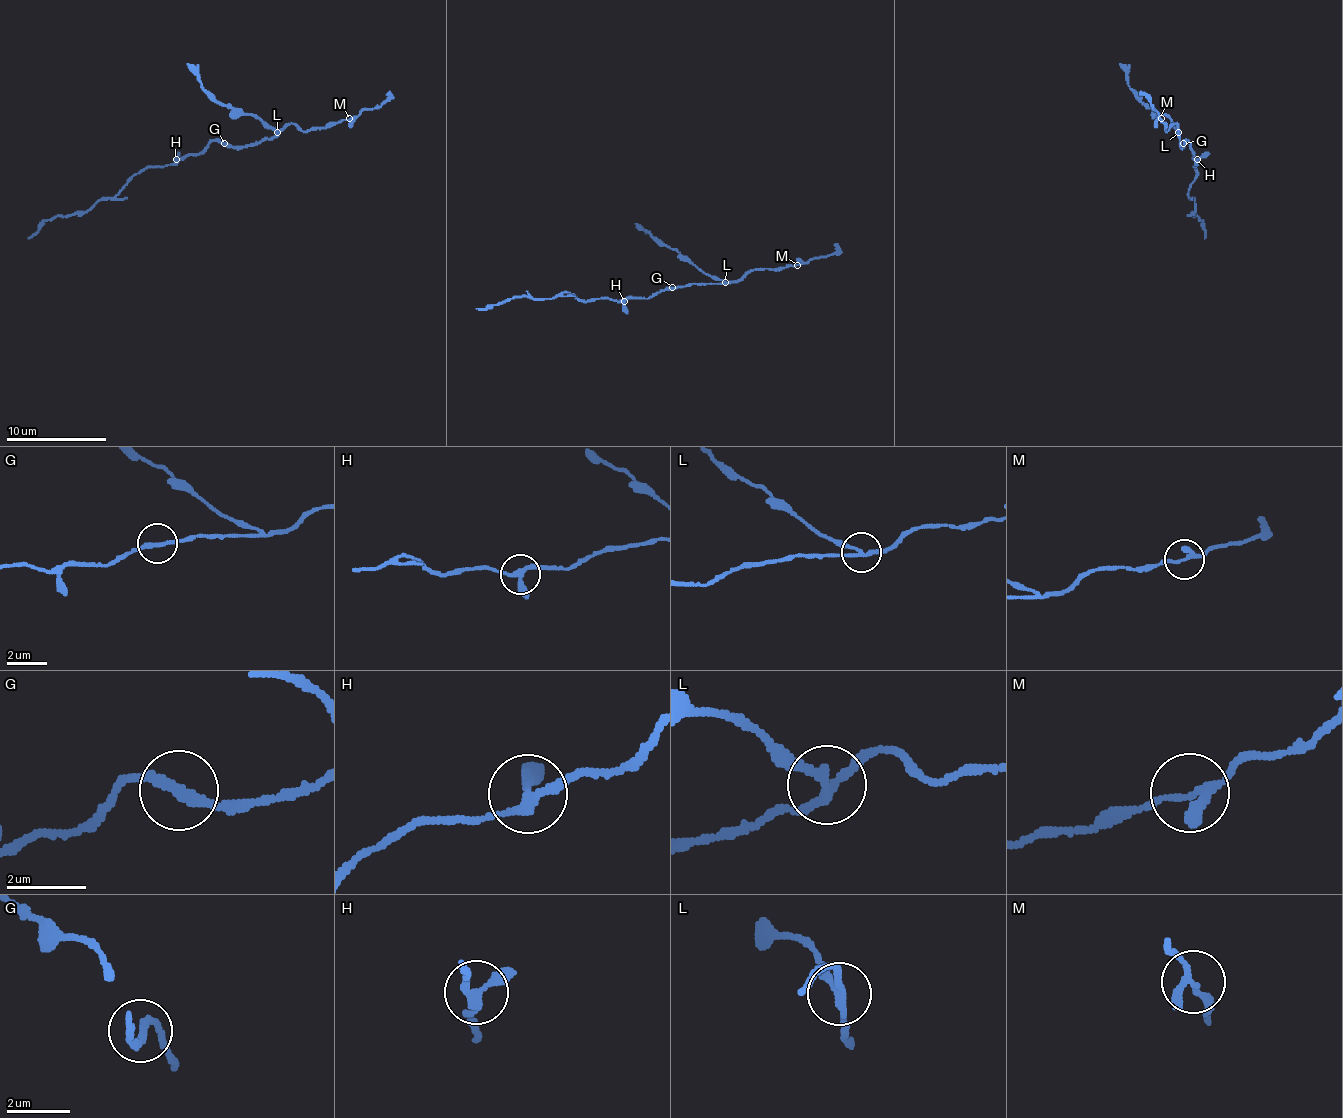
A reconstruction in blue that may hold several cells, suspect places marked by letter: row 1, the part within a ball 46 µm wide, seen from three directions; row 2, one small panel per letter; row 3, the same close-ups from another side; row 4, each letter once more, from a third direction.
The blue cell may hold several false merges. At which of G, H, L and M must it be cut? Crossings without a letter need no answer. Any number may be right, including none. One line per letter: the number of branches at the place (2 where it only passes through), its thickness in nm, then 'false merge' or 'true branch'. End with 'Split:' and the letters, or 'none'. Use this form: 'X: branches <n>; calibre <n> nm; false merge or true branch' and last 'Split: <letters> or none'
G: branches 2; calibre 240 nm; true branch
H: branches 3; calibre 240 nm; true branch
L: branches 3; calibre 200 nm; false merge
M: branches 3; calibre 180 nm; true branch
Split: L

